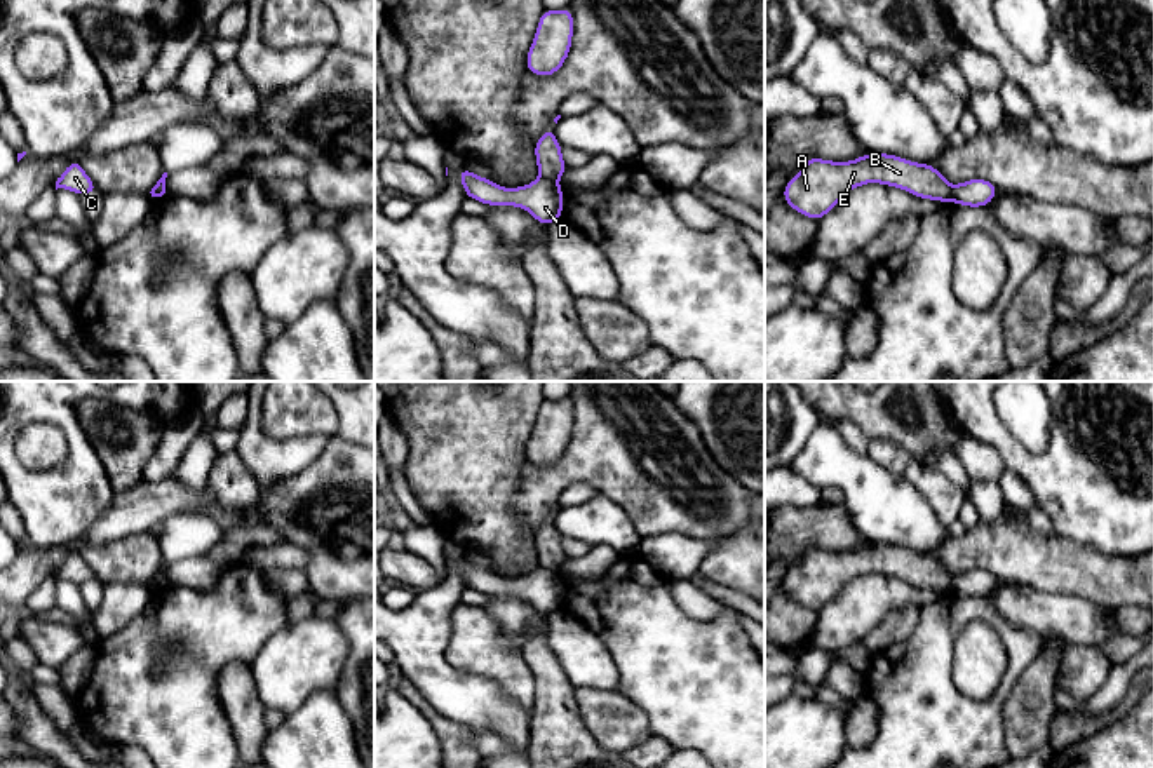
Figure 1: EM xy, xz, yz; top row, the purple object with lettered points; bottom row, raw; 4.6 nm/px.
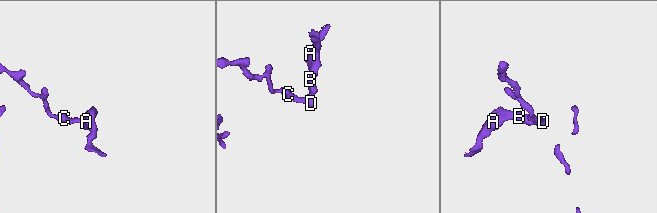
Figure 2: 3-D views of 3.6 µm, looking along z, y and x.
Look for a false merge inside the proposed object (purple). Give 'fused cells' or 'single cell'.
fused cells

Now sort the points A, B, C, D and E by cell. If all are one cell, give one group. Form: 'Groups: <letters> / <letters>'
Groups: A B E / C D

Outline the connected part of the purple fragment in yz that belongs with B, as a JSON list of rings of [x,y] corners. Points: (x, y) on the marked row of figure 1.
[[[867,153],[850,162],[812,157],[791,178],[784,200],[815,221],[824,218],[852,188],[881,183],[909,192],[918,199],[951,202],[953,186],[930,164],[916,164],[888,153]]]

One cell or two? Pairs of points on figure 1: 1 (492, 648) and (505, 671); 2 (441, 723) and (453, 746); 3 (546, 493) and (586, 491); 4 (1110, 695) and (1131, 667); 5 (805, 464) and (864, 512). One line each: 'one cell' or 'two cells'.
1: one cell
2: one cell
3: two cells
4: one cell
5: one cell

